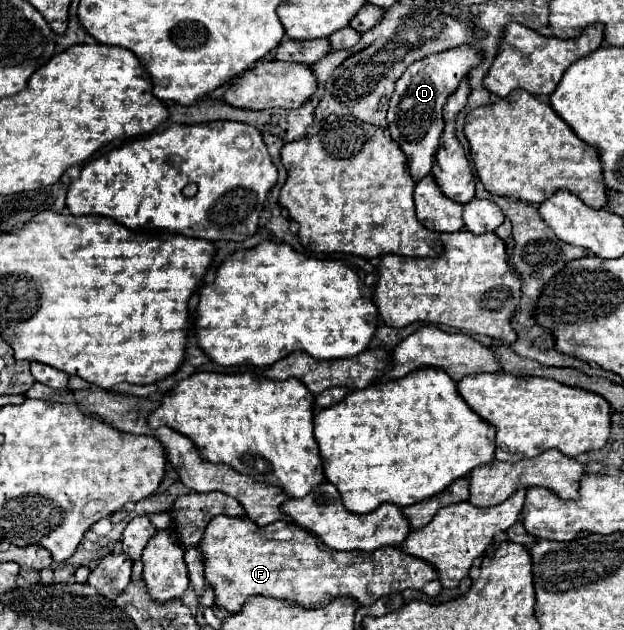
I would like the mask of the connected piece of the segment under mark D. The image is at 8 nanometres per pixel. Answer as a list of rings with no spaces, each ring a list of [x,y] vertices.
[[[457,47],[443,53],[429,55],[421,61],[415,61],[397,81],[395,93],[389,101],[387,121],[391,139],[403,149],[409,161],[409,173],[413,181],[421,181],[425,175],[431,173],[433,157],[439,147],[439,137],[443,133],[443,115],[441,109],[447,97],[459,87],[461,79],[469,73],[471,67],[479,65],[479,51],[471,47]]]

